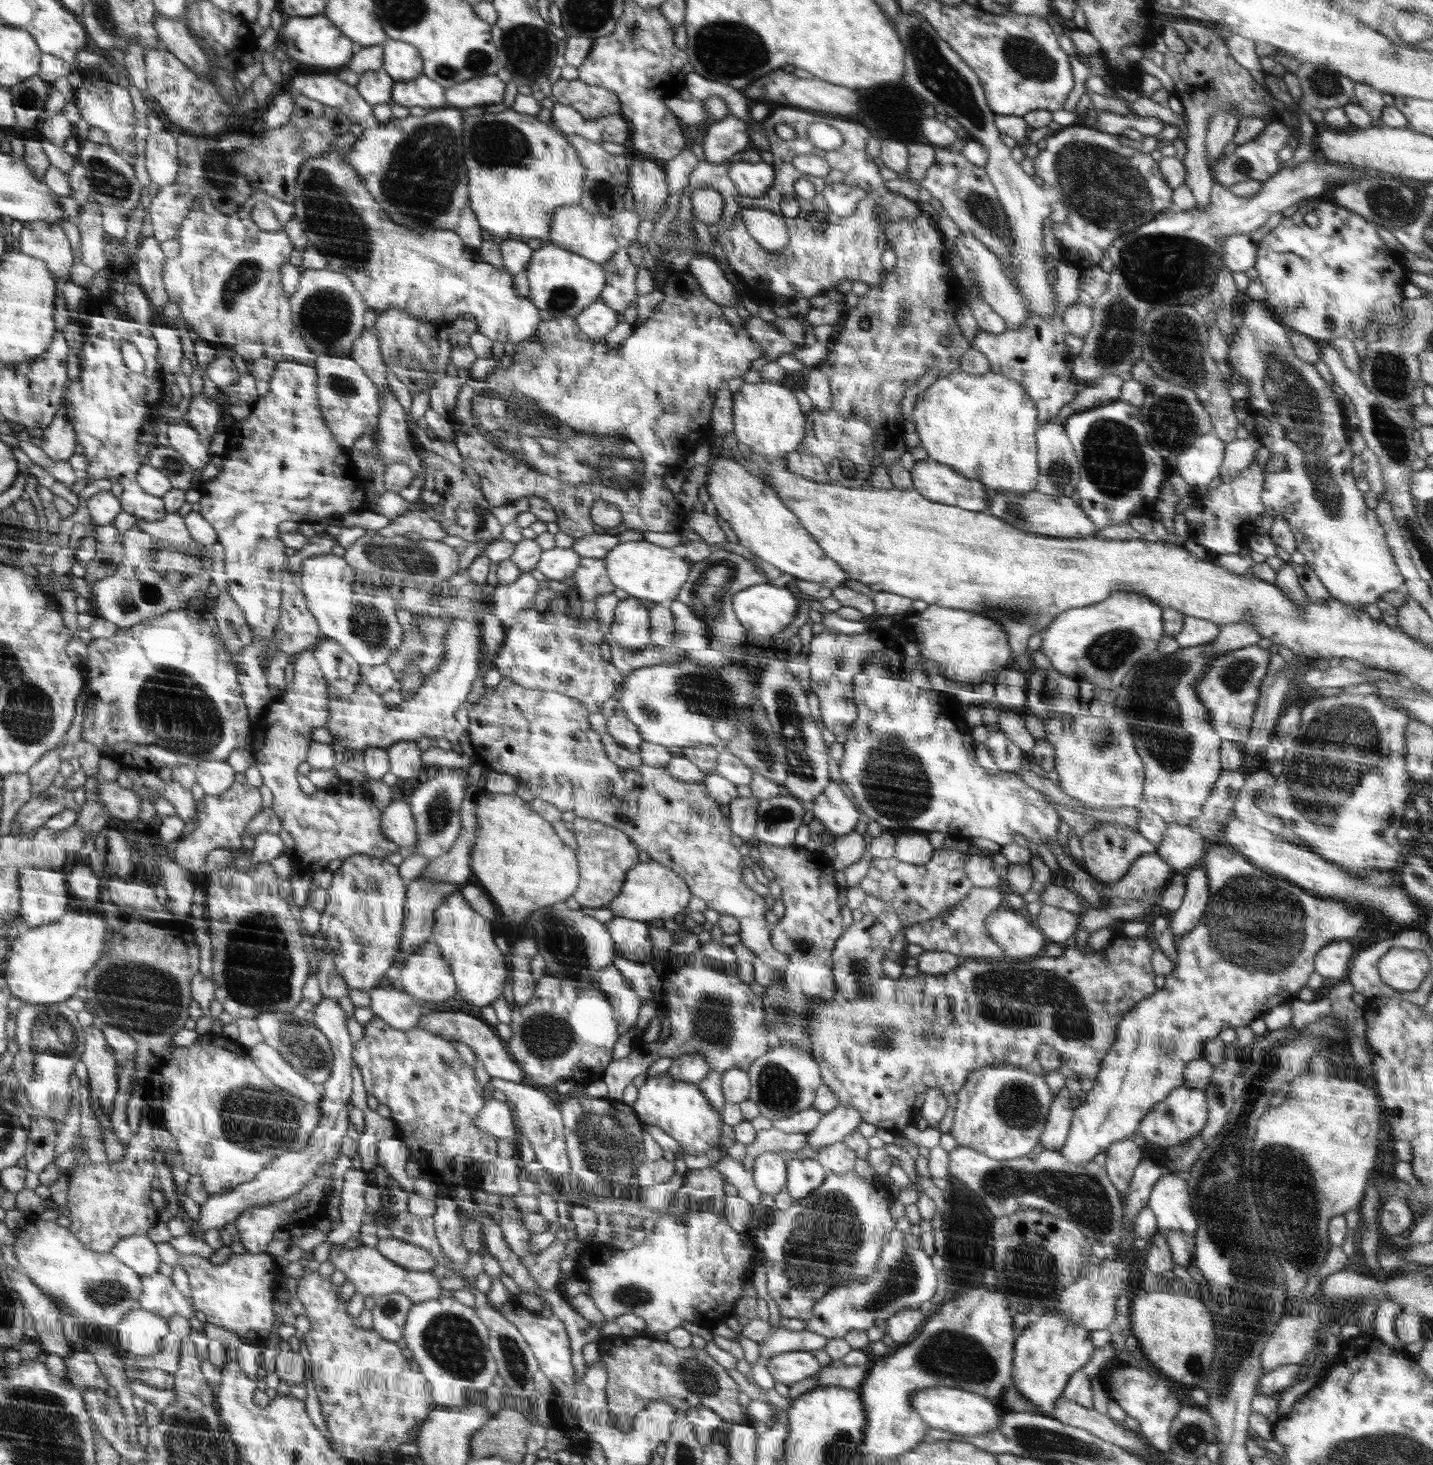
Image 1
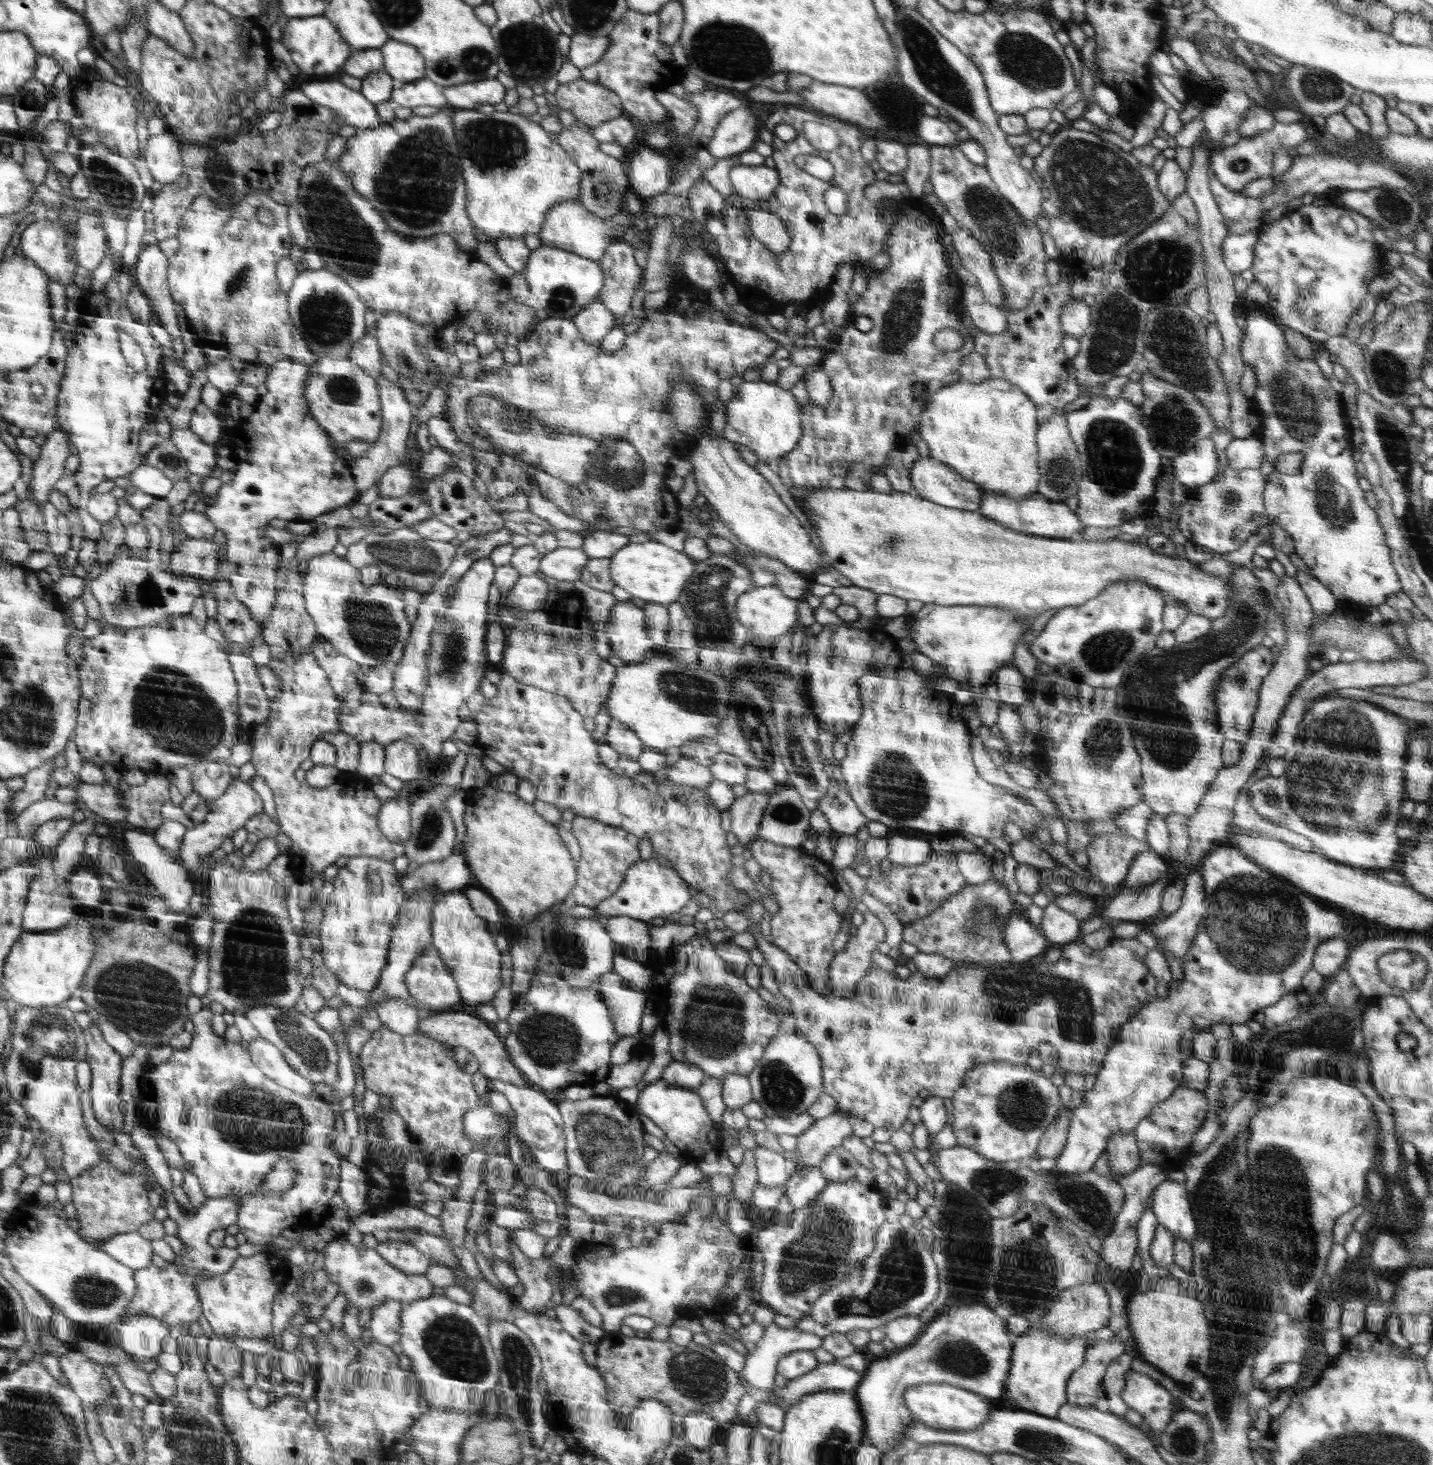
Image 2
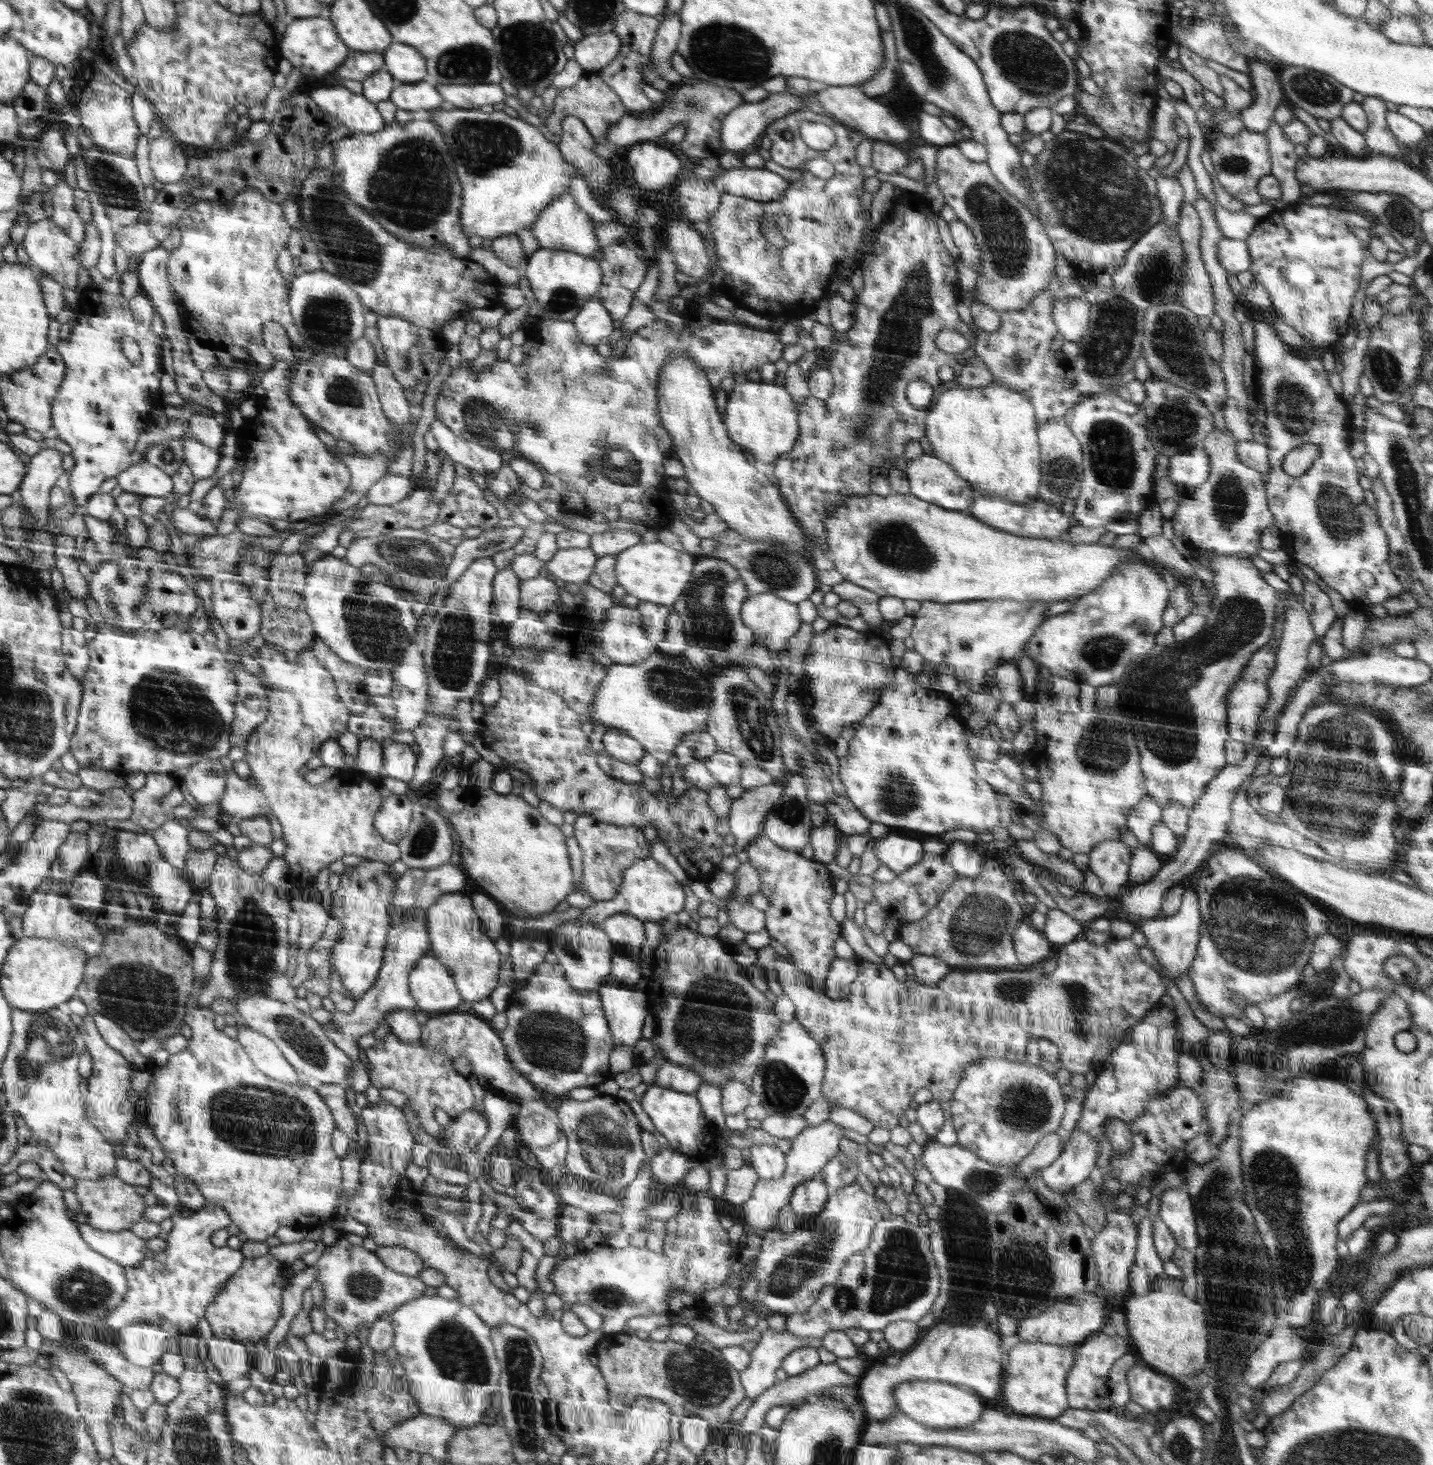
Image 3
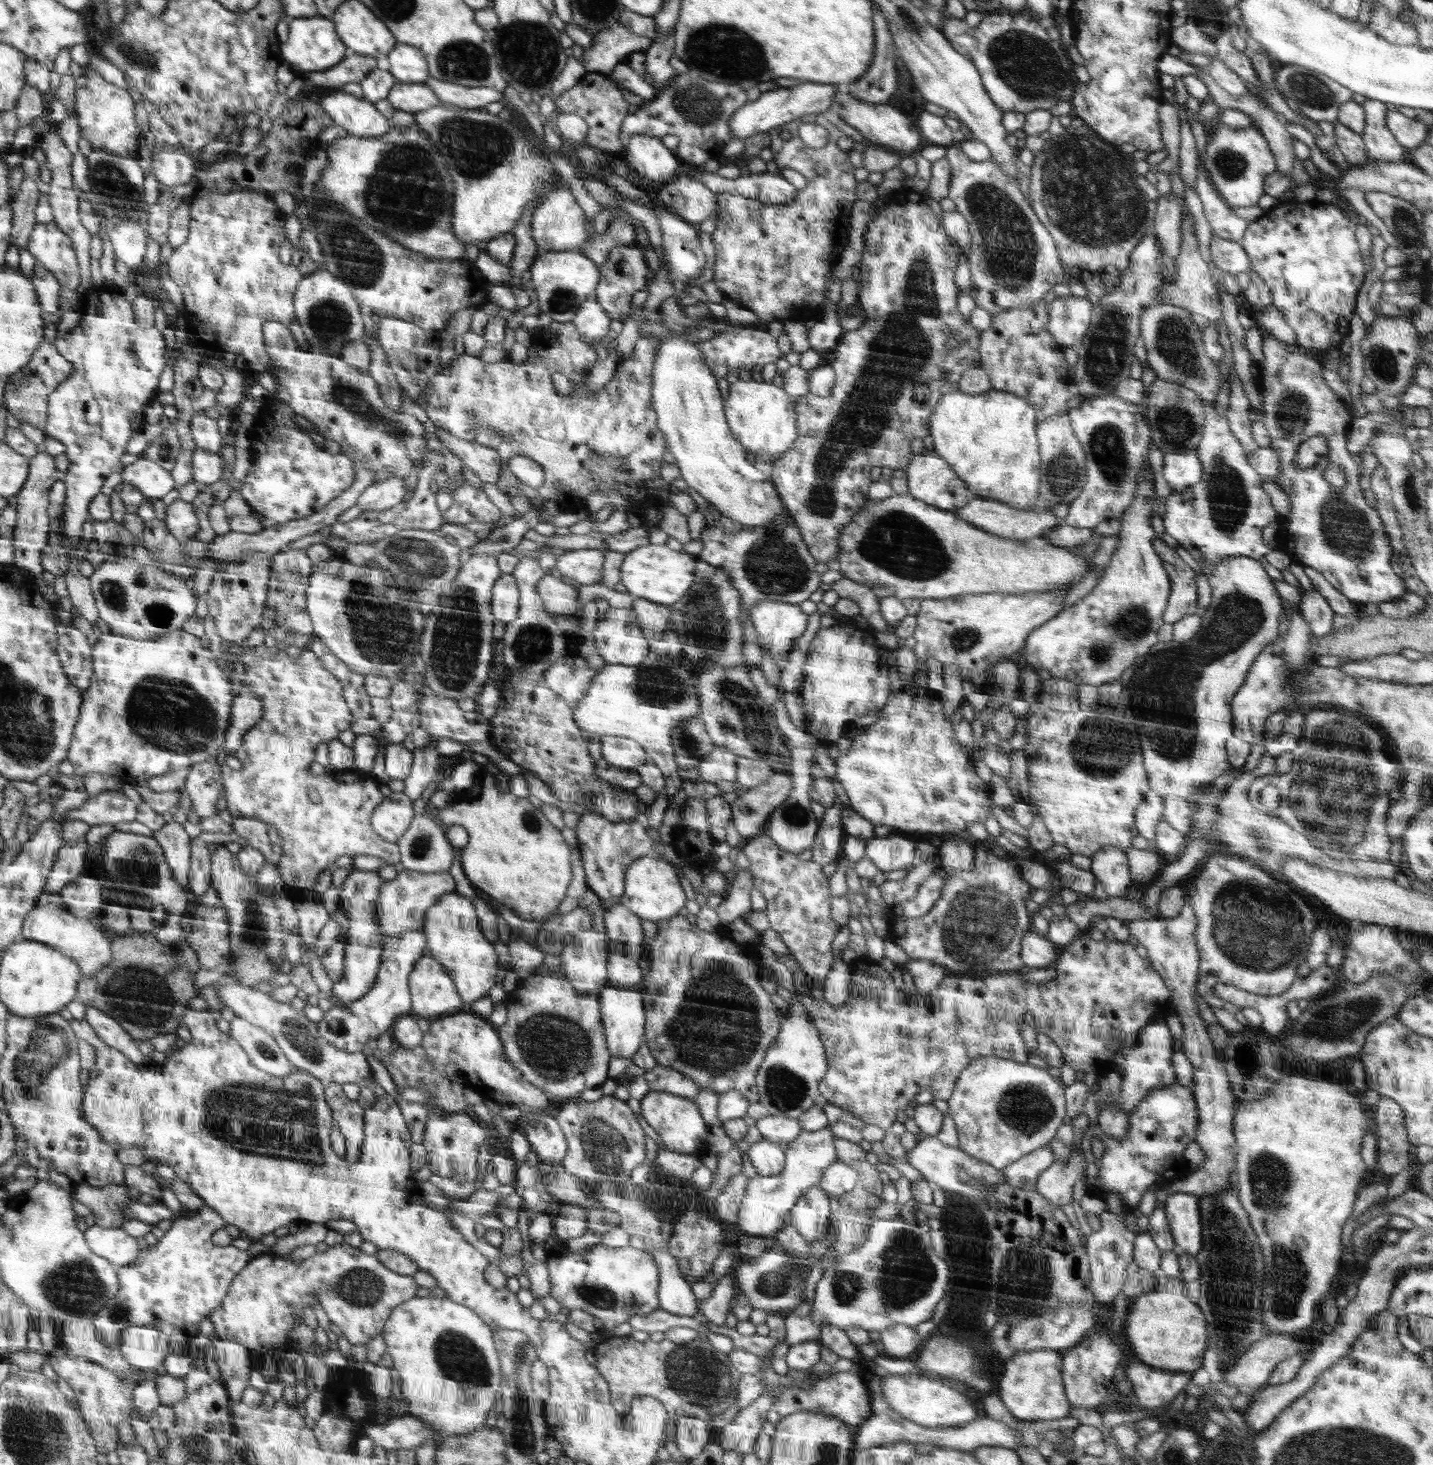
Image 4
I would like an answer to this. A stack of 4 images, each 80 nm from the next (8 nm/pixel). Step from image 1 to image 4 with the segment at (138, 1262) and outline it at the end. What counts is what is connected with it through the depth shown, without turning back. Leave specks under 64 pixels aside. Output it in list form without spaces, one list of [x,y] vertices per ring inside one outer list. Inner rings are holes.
[[[97,1225],[85,1227],[86,1242],[96,1255],[101,1255],[119,1268],[137,1261],[142,1243],[121,1229],[110,1229]]]

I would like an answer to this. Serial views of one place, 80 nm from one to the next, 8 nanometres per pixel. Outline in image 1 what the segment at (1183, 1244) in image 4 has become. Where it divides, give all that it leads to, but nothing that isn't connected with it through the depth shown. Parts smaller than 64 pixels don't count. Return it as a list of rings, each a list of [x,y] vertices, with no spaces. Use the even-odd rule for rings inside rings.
[[[1174,1172],[1164,1174],[1154,1184],[1147,1204],[1154,1212],[1161,1231],[1196,1232],[1197,1222],[1191,1211],[1189,1182],[1174,1175]]]

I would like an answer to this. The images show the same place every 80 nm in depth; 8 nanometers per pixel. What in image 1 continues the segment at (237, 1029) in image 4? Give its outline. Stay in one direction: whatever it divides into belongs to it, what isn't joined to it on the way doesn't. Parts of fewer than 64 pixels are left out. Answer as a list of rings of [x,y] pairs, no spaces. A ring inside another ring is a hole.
[[[258,1043],[250,1048],[254,1062],[279,1087],[289,1091],[303,1102],[319,1102],[323,1095],[323,1085],[310,1082],[280,1056],[269,1044]]]

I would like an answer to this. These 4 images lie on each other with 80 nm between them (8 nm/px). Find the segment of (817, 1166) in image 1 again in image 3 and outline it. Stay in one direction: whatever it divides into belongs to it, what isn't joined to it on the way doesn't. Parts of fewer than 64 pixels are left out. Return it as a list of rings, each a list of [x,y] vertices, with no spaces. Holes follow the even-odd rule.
[[[820,1176],[811,1178],[793,1188],[789,1204],[797,1218],[797,1228],[802,1228],[806,1222],[810,1222],[816,1214],[822,1212],[829,1193],[830,1190]]]

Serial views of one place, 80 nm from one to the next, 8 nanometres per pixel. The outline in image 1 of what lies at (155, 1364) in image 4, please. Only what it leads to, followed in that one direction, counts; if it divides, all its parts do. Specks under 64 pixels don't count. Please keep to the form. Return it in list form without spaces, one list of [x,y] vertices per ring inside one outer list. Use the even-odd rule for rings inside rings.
[[[132,1309],[117,1326],[120,1347],[138,1357],[160,1352],[163,1338],[169,1333],[167,1320],[144,1309]]]

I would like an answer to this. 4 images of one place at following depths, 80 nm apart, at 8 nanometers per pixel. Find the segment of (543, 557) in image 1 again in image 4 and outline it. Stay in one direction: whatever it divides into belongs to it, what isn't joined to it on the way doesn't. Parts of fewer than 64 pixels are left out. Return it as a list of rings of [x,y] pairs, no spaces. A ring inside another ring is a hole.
[[[598,549],[566,551],[556,559],[555,567],[566,581],[579,585],[601,583],[604,557]]]

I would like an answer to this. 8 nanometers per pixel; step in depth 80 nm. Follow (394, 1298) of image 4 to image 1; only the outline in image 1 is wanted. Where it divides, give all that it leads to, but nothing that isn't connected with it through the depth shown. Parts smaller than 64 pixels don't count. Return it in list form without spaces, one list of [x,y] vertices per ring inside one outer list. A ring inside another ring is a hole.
[[[166,1242],[157,1244],[161,1261],[174,1268],[181,1266],[188,1275],[192,1290],[193,1308],[203,1312],[206,1320],[214,1326],[230,1330],[252,1341],[265,1341],[272,1330],[272,1296],[276,1284],[285,1276],[282,1266],[273,1256],[261,1254],[232,1254],[226,1262],[213,1265],[194,1254],[179,1254]],[[344,1244],[332,1245],[328,1260],[335,1266],[334,1270],[340,1270],[346,1276],[346,1282],[350,1280],[354,1284],[355,1292],[362,1294],[364,1297],[368,1295],[376,1297],[400,1292],[406,1298],[410,1298],[413,1303],[420,1303],[440,1298],[443,1289],[431,1271],[406,1270],[406,1267],[390,1262],[390,1259],[385,1258],[374,1247],[364,1246],[363,1244],[354,1249],[346,1249]],[[252,1332],[252,1334],[250,1334]]]

